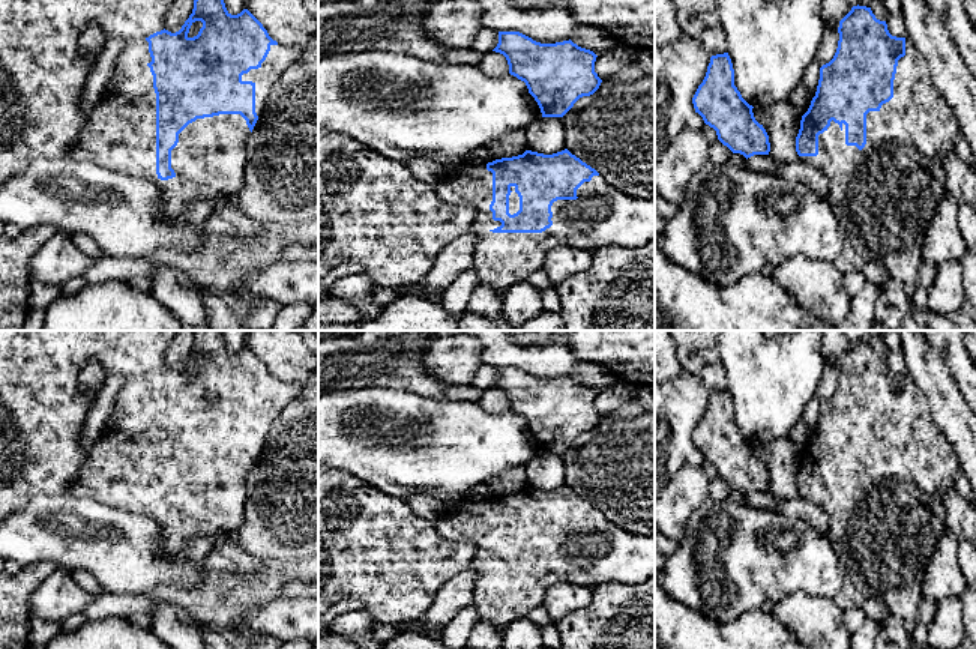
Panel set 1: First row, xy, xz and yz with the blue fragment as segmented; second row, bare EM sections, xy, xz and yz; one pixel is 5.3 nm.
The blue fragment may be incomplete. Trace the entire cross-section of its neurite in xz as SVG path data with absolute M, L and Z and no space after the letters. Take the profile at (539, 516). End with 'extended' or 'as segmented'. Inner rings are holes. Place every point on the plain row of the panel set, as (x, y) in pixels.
M568 485L553 491L526 487L523 491L482 502L461 499L452 509L444 511L434 526L449 541L473 542L477 547L477 554L470 565L470 569L477 574L471 604L477 622L491 622L500 634L542 605L545 592L554 584L566 581L593 589L605 581L638 584L655 575L655 536L635 535L620 529Z | extended

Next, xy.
M195 331L192 350L179 368L164 365L146 376L125 379L107 428L93 443L80 478L68 493L158 521L168 556L204 568L213 542L221 535L236 533L243 524L248 473L273 419L299 395L299 385L273 377L248 346L231 352L222 331ZM195 358L201 358L203 364L197 373L189 374Z | extended

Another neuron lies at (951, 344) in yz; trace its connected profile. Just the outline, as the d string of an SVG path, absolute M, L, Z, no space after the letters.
M922 331L944 358L964 400L976 415L976 364L965 349L962 331Z

